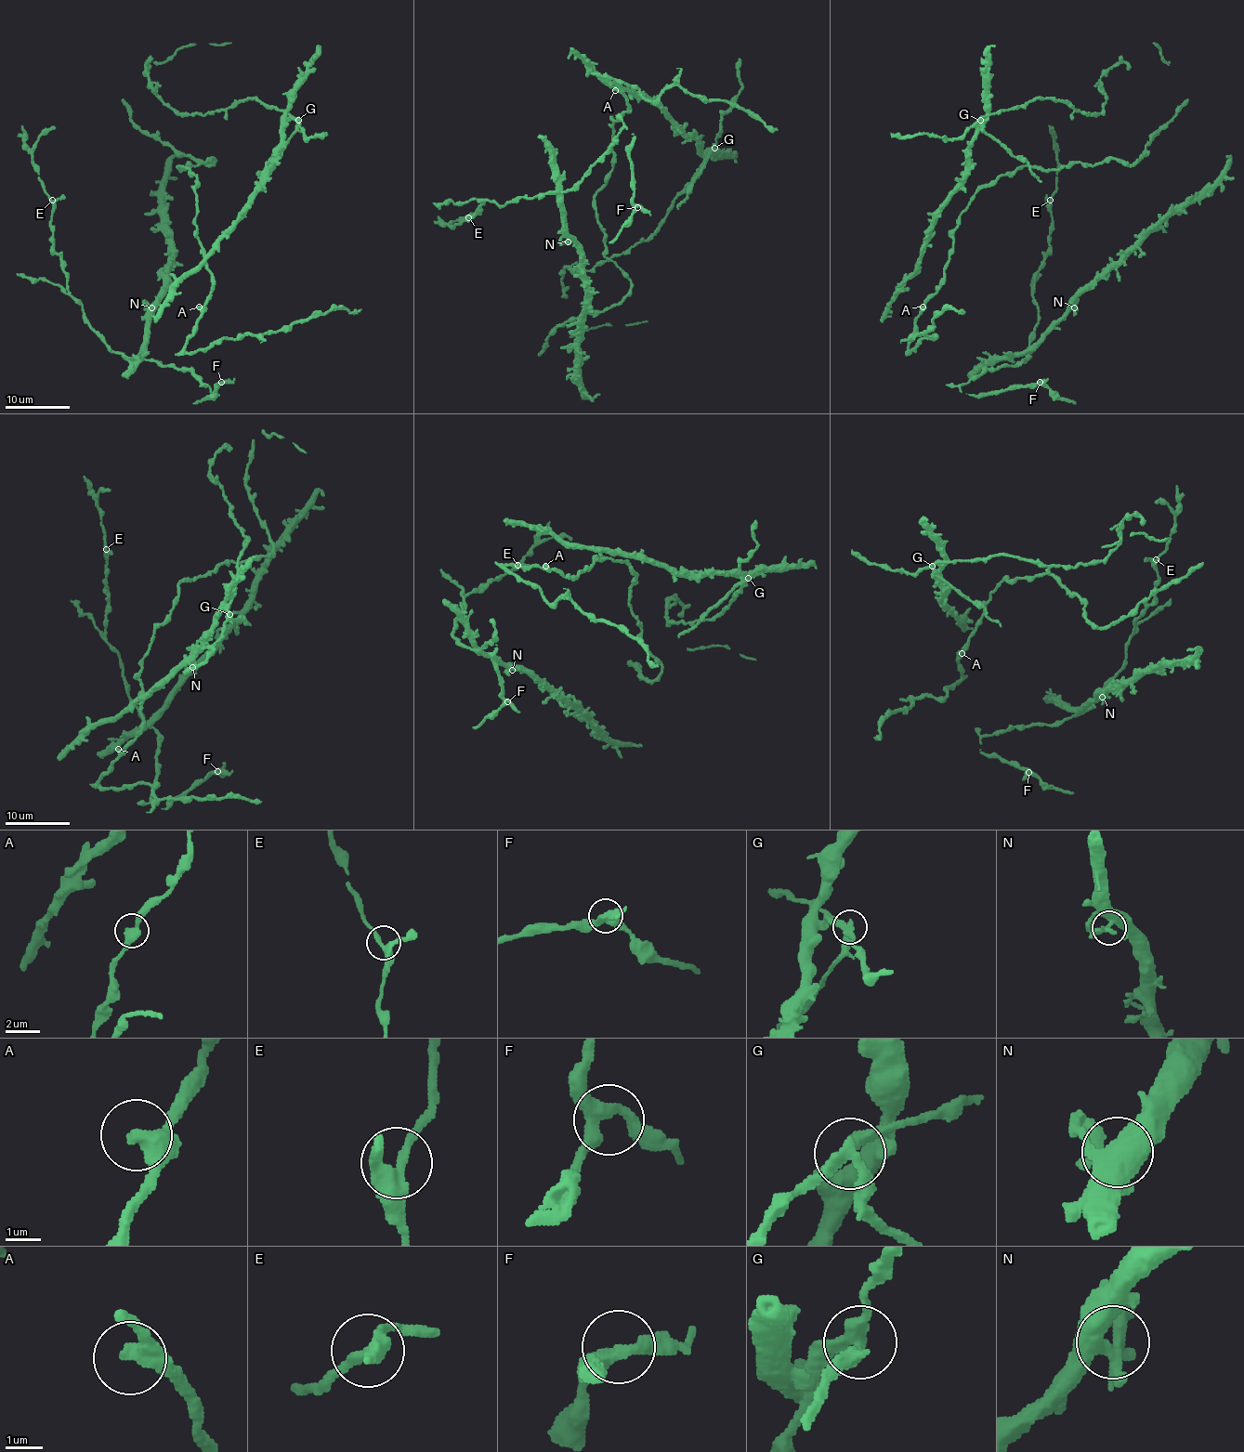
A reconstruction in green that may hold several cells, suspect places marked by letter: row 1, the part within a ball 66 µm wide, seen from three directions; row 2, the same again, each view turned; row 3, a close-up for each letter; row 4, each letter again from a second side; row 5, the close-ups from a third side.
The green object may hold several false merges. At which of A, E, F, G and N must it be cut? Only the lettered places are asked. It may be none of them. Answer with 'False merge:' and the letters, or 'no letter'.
False merge: G

